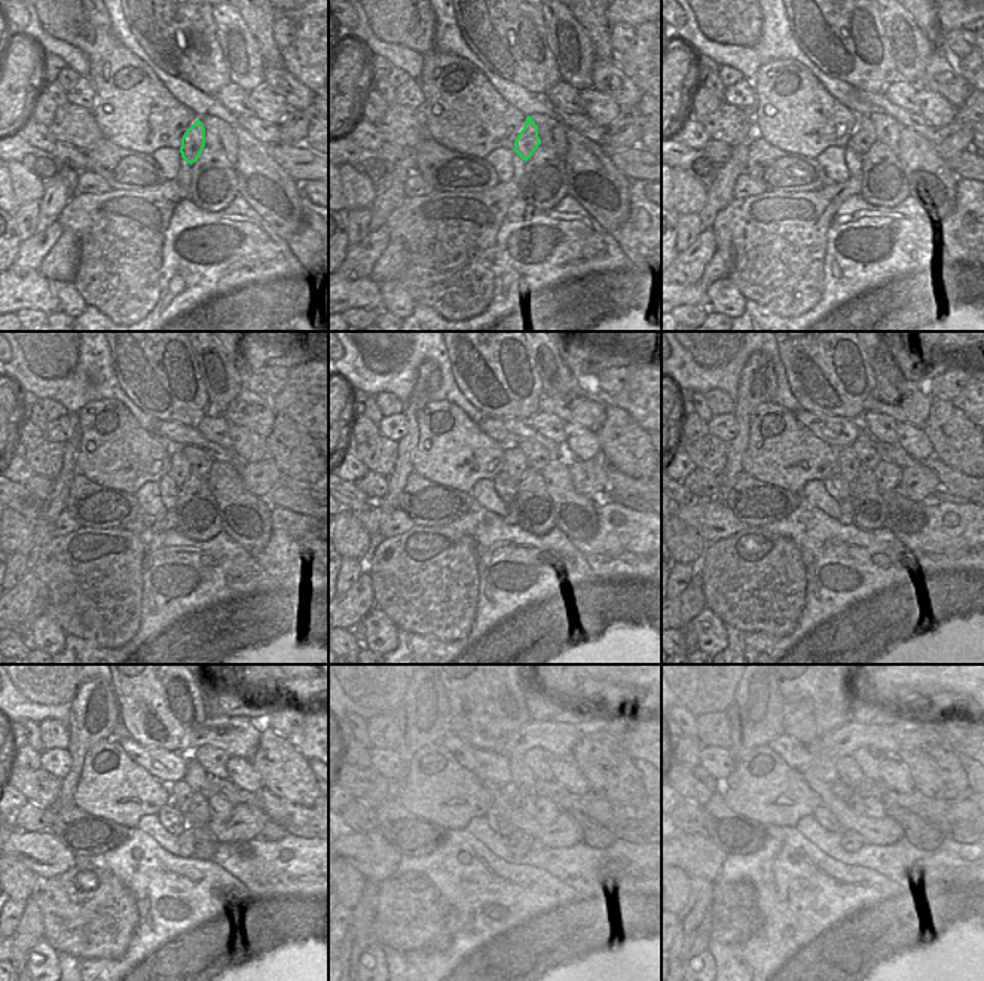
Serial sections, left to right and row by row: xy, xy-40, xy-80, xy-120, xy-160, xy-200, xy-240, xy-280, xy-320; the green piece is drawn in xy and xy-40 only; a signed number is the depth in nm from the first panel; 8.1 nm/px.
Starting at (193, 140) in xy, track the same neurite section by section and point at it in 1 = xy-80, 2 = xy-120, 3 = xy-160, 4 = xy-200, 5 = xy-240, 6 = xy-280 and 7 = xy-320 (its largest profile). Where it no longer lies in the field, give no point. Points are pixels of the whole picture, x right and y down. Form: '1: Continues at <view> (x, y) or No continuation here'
1: Continues at xy-80 (864, 137)
2: Continues at xy-120 (182, 470)
3: Continues at xy-160 (516, 464)
4: Continues at xy-200 (849, 464)
5: Continues at xy-240 (182, 794)
6: Continues at xy-280 (512, 792)
7: Continues at xy-320 (839, 788).

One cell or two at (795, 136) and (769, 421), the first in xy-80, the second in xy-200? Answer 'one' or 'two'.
one

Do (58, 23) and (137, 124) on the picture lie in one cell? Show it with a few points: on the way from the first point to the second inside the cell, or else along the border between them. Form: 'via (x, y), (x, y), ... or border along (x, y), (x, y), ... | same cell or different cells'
via (85, 42), (118, 75), (127, 88), (128, 97) | same cell

